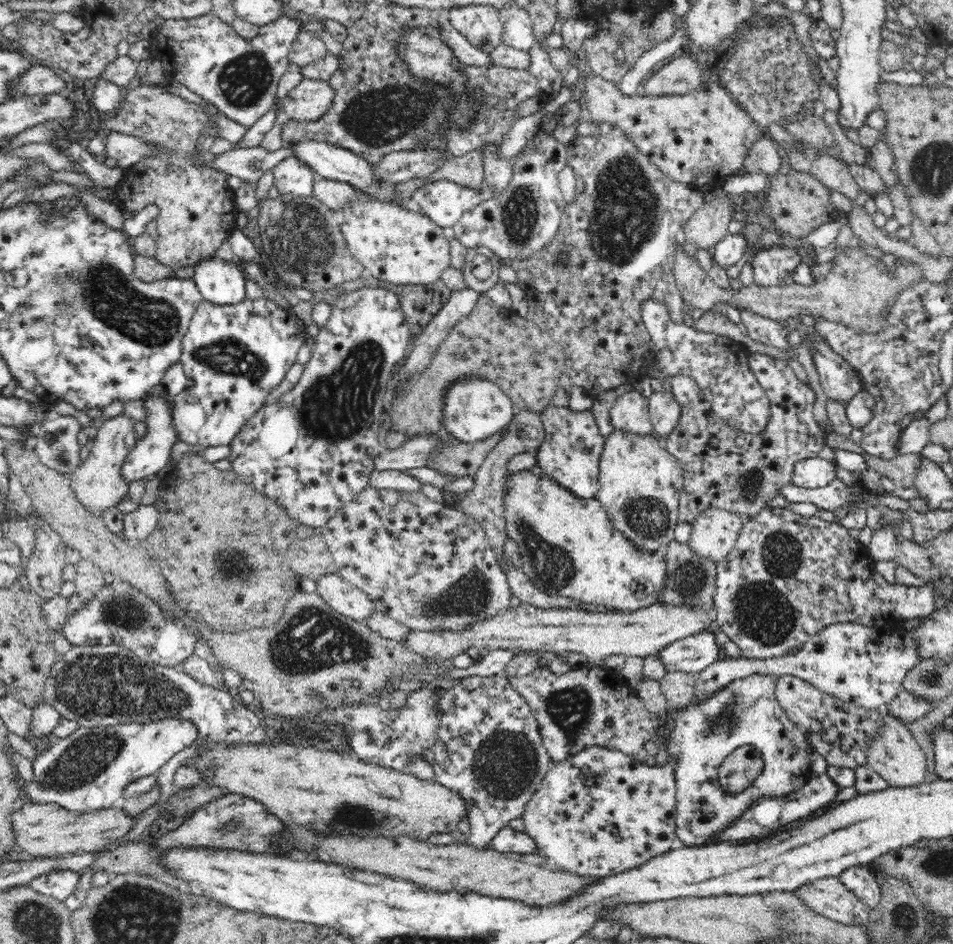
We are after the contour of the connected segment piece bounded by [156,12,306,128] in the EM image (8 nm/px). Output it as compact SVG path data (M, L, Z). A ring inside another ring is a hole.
M208 12L196 18L165 20L162 27L157 29L156 38L162 56L168 56L165 72L169 80L184 84L190 92L201 96L207 104L213 104L219 114L249 128L266 112L270 112L276 98L278 81L292 68L288 56L296 35L304 30L305 26L306 23L301 21L290 19L286 15L280 16L278 20L261 26L255 37L244 39L235 33L230 24L222 22L216 13Z

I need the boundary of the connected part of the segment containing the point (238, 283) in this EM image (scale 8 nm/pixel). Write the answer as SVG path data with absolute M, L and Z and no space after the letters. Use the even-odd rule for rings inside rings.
M216 256L200 259L193 275L204 301L217 305L238 304L246 300L246 278L240 267Z

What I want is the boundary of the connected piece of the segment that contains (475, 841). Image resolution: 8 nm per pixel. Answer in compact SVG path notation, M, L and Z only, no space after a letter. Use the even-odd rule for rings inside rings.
M499 674L495 676L470 676L462 678L461 682L453 682L443 686L441 690L440 700L438 700L438 740L434 742L431 751L434 752L434 780L443 784L446 788L461 794L461 797L467 802L467 818L470 823L470 830L467 835L467 842L475 847L486 847L494 838L494 835L501 829L507 826L510 820L514 818L522 818L525 811L525 806L530 802L530 798L542 784L544 775L552 768L550 755L546 748L544 748L543 740L539 731L537 720L534 713L531 711L529 704L525 701L523 696L520 696L514 687L508 682L507 675Z

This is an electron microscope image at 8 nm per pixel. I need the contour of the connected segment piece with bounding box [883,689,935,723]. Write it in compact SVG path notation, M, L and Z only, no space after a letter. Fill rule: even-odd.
M902 689L883 708L883 711L902 722L910 723L913 720L921 719L934 706L934 702L924 700L923 698Z

